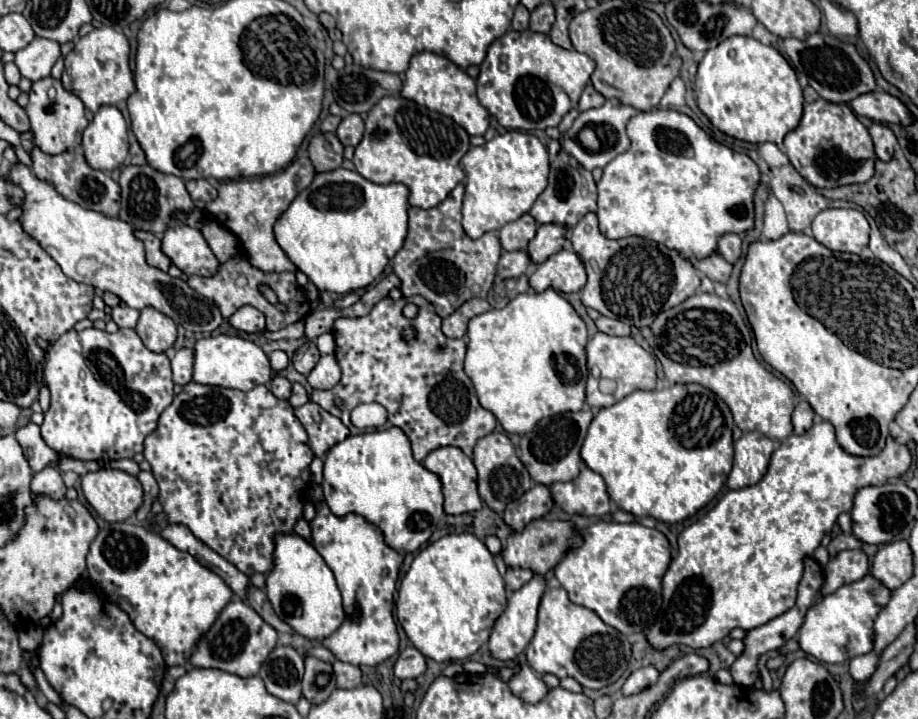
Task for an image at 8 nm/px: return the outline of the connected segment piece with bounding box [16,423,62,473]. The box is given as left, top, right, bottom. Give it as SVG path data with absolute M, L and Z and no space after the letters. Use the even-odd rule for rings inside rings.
M28 423L26 427L18 429L16 441L24 449L24 457L34 473L38 473L46 467L56 467L62 459L60 453L56 453L52 447L46 445L46 441L40 435L40 427L34 423Z

